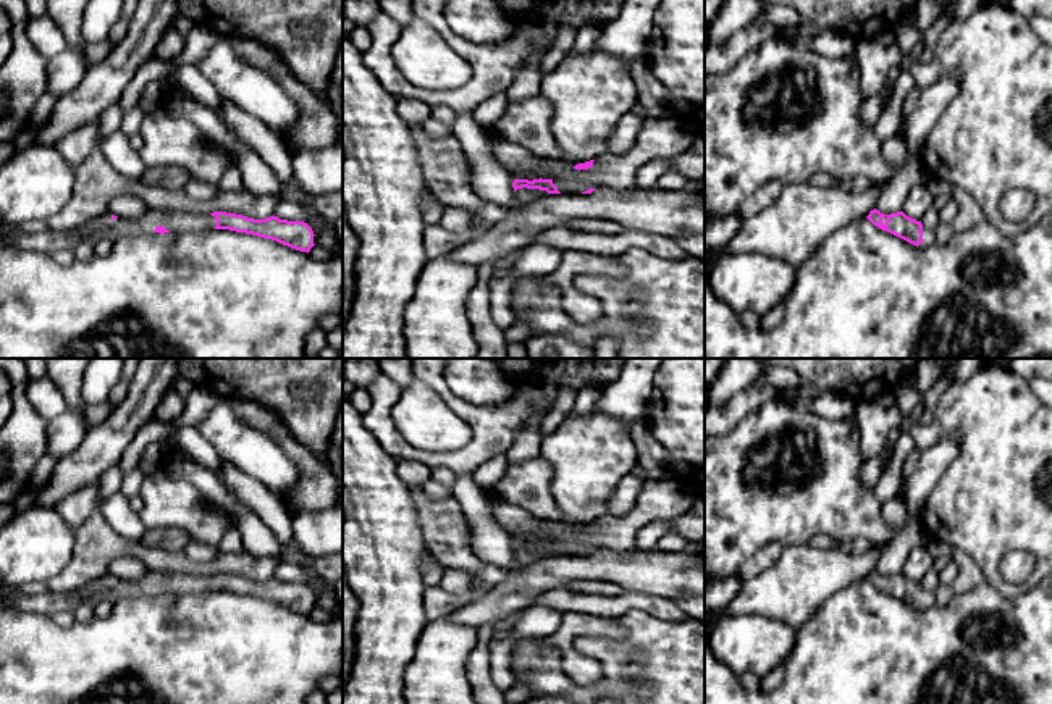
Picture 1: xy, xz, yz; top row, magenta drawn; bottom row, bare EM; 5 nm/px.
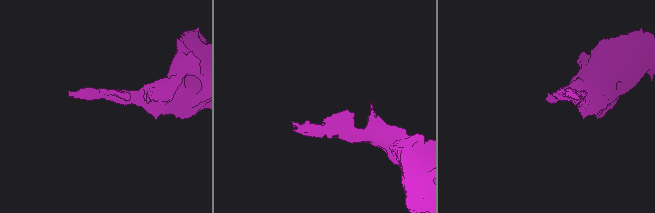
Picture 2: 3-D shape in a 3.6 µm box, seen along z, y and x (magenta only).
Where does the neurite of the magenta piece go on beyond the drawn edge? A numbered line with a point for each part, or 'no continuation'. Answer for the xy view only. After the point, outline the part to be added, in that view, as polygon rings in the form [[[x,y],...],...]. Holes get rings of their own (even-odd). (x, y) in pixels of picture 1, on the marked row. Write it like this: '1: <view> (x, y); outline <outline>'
1: xy (175, 222); outline [[[149,208],[137,218],[116,218],[110,213],[94,221],[100,224],[103,220],[110,221],[108,231],[92,233],[86,242],[95,244],[102,237],[108,237],[113,242],[123,237],[133,237],[144,233],[152,233],[157,226],[166,228],[170,233],[184,234],[189,231],[210,231],[215,229],[217,220],[212,215],[199,215],[189,212],[162,212]]]

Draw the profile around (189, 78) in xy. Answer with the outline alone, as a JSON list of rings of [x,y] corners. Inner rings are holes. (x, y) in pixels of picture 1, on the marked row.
[[[183,65],[176,69],[173,84],[187,90],[197,102],[212,108],[223,121],[221,97],[217,87],[194,65]]]

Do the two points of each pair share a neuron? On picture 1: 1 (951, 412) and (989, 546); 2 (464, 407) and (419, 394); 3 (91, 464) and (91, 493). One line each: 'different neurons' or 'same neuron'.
1: same neuron
2: different neurons
3: different neurons

